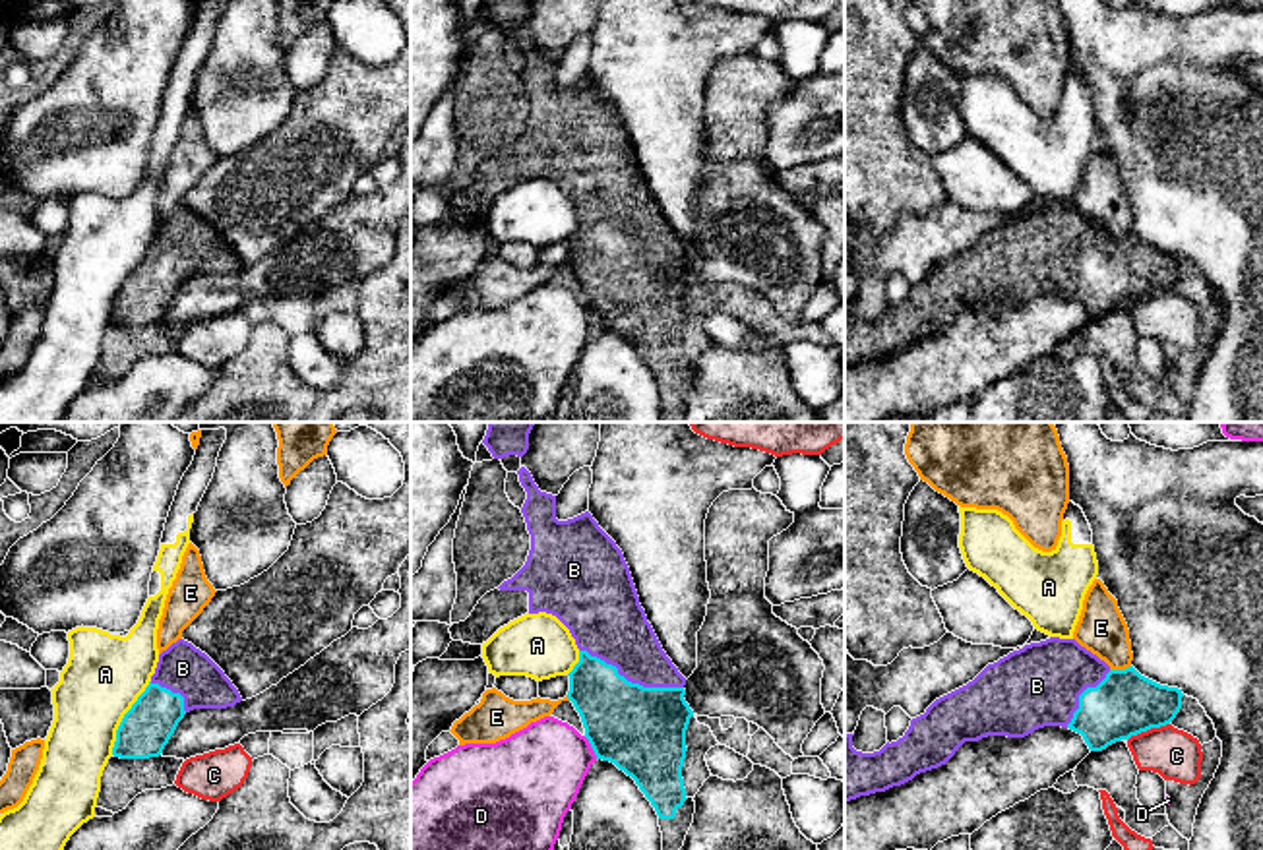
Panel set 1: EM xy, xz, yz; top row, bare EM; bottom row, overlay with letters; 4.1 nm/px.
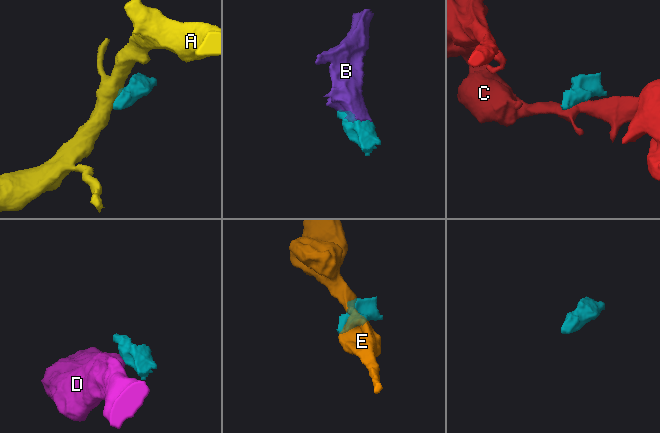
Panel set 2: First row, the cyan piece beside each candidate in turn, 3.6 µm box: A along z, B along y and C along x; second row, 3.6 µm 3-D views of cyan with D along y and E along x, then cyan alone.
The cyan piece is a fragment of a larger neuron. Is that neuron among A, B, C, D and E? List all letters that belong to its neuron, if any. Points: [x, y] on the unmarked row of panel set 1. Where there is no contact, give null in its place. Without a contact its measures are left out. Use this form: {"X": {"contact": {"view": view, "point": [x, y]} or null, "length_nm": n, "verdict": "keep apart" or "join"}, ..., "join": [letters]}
{"A": {"contact": {"view": "xy", "point": [124, 283]}, "length_nm": 360, "verdict": "keep apart"}, "B": {"contact": {"view": "xz", "point": [630, 248]}, "length_nm": 460, "verdict": "join"}, "C": {"contact": {"view": "yz", "point": [1147, 295]}, "length_nm": 190, "verdict": "keep apart"}, "D": {"contact": {"view": "xz", "point": [591, 312]}, "length_nm": 110, "verdict": "keep apart"}, "E": {"contact": {"view": "yz", "point": [1120, 237]}, "length_nm": 90, "verdict": "keep apart"}, "join": ["B"]}

